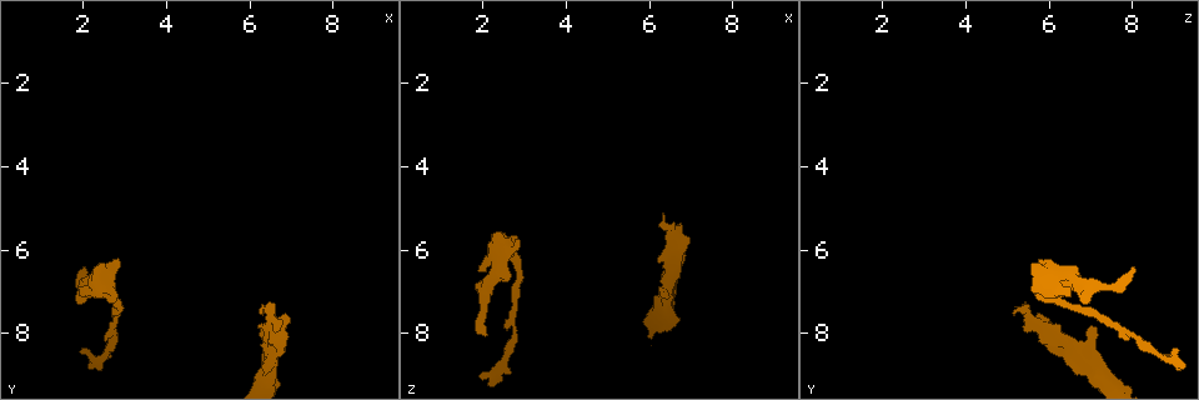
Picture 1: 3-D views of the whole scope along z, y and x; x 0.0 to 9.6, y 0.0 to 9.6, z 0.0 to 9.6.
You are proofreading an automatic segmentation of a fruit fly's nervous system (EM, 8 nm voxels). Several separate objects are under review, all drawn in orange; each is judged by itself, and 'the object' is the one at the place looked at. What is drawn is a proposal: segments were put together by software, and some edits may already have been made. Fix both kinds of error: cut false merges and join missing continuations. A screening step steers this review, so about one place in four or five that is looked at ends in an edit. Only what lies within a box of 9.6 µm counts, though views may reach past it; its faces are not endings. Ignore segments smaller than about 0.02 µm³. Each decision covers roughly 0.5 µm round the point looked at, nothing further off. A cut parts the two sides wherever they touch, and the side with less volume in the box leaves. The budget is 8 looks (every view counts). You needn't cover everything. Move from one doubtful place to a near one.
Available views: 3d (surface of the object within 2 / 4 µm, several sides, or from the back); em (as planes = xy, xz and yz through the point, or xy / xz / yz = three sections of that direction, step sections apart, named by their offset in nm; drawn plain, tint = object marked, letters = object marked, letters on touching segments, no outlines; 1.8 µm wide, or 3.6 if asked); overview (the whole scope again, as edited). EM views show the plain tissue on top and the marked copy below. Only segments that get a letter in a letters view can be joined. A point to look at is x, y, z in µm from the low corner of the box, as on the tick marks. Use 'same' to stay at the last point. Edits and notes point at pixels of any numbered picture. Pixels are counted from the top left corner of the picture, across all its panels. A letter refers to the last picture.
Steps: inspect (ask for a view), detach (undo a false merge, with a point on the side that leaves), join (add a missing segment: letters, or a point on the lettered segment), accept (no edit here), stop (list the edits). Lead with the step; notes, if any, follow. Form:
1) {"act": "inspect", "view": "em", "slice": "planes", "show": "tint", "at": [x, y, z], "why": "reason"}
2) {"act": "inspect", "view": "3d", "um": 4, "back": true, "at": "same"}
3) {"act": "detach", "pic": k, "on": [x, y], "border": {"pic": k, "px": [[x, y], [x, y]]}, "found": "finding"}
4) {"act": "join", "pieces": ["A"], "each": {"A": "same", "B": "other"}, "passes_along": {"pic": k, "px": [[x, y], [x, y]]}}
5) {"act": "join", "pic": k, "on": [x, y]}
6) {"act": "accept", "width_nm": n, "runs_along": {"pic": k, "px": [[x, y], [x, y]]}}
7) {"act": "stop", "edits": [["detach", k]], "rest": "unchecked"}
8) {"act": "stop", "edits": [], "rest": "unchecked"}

{"act": "inspect", "view": "em", "um": 3.6, "slice": "xy", "step": 16, "show": "letters", "at": [2.00, 7.10, 6.50], "why": "an open end"}

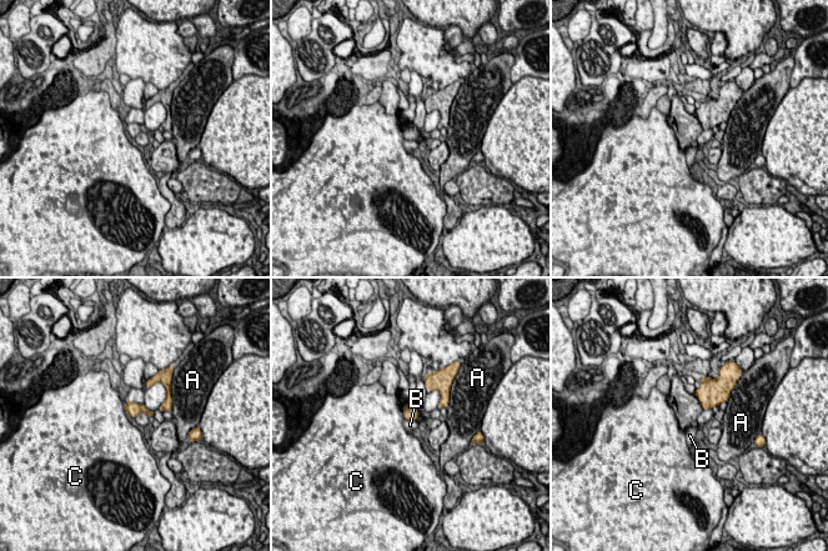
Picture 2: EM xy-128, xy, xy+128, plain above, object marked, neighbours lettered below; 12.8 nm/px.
{"act": "inspect", "view": "em", "um": 3.6, "slice": "planes", "show": "letters", "at": "same", "why": "another direction"}

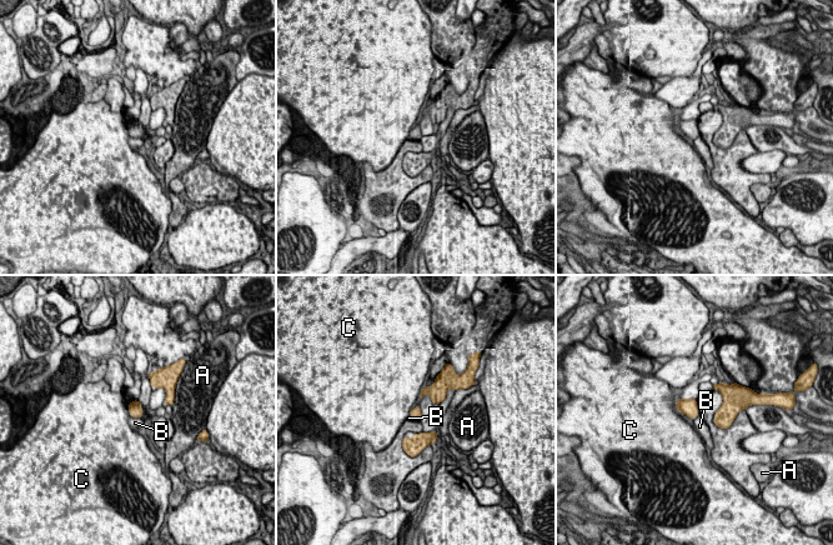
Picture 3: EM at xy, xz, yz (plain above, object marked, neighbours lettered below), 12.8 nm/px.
{"act": "accept", "width_nm": 130, "each": {"A": "other", "B": "other", "C": "other"}, "border": {"pic": 3, "px": [[131, 416], [141, 418]]}, "found": "no lettered segment goes on from it"}

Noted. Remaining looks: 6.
{"act": "inspect", "view": "em", "slice": "planes", "show": "letters", "at": [1.95, 8.40, 9.10], "why": "thin end"}

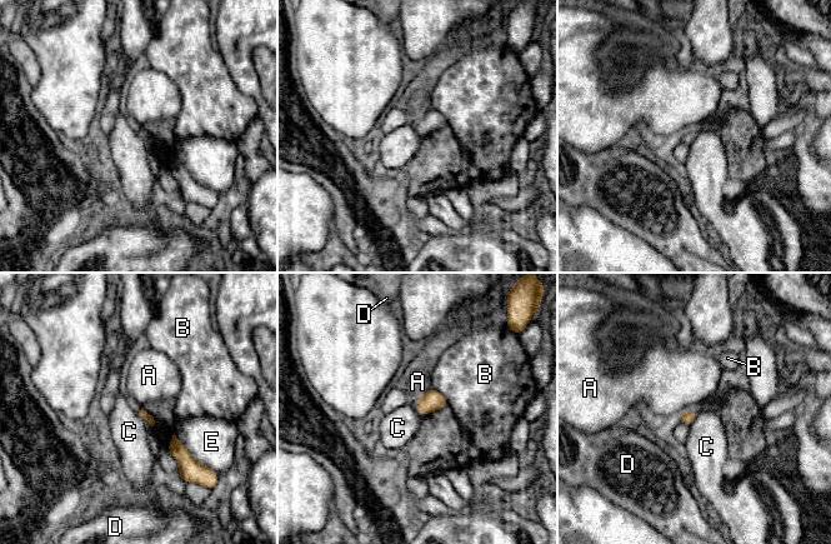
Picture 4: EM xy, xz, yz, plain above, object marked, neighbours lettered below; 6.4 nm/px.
{"act": "accept", "each": {"A": "other", "B": "other", "C": "other", "D": "other", "E": "other"}, "border": {"pic": 4, "px": [[138, 412], [151, 427]]}, "found": "none of them fits"}

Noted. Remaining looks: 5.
{"act": "inspect", "view": "em", "slice": "yz", "step": 16, "show": "tint", "at": [6.30, 7.90, 7.15], "why": "branch stops here"}

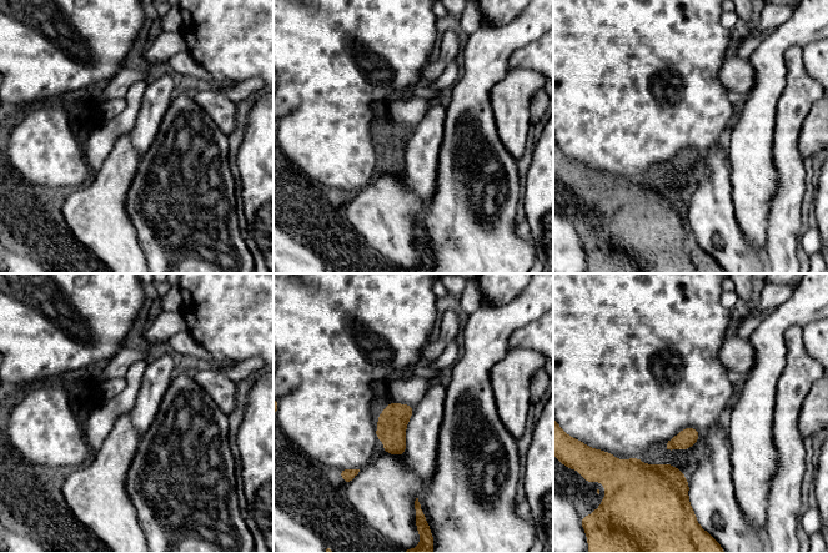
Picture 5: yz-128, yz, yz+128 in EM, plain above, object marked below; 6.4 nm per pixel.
{"act": "inspect", "view": "em", "slice": "planes", "show": "letters", "at": "same"}

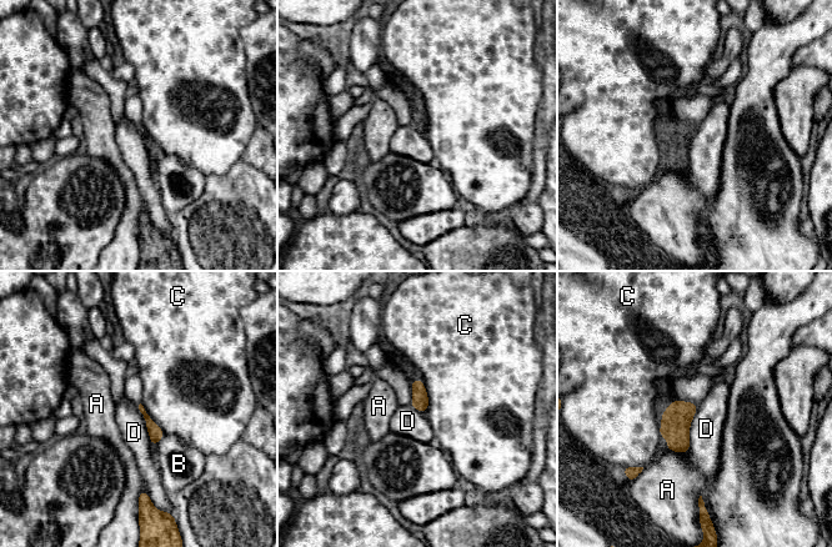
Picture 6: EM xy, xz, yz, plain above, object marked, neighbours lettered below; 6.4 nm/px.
{"act": "accept", "each": {"A": "other", "B": "other", "C": "other", "D": "other"}, "border": {"pic": 6, "px": [[697, 405], [690, 425], [688, 450]]}, "found": "no lettered segment goes on from it"}

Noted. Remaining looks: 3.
{"act": "inspect", "view": "3d", "um": 4, "at": [2.10, 6.40, 8.05], "why": "an open end"}

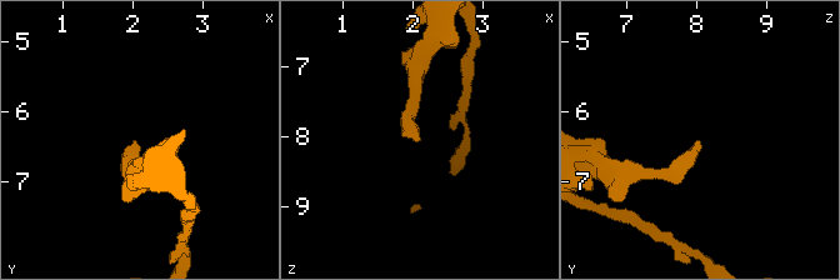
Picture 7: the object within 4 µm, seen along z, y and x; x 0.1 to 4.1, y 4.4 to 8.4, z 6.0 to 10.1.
{"act": "inspect", "view": "em", "slice": "planes", "show": "tint", "at": [2.00, 6.40, 8.00]}

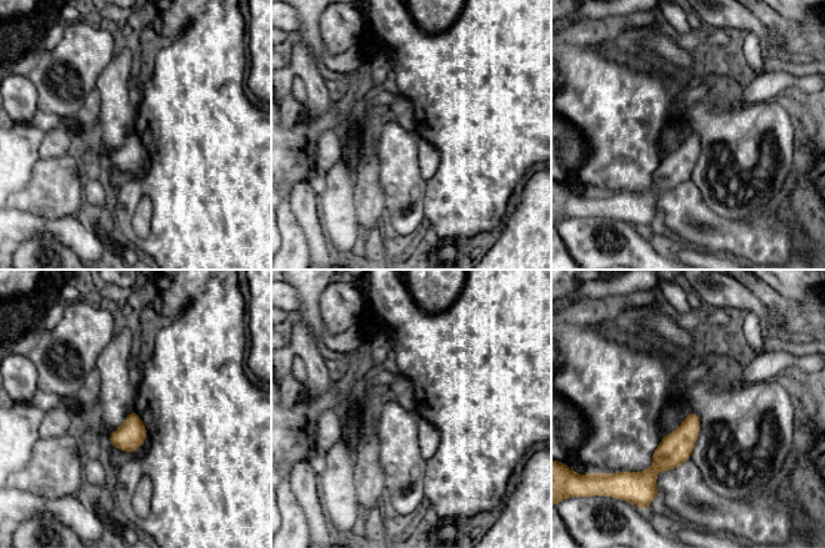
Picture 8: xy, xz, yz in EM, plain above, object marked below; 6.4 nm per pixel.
{"act": "inspect", "view": "em", "slice": "planes", "show": "letters", "at": "same", "why": "see the neighbours"}

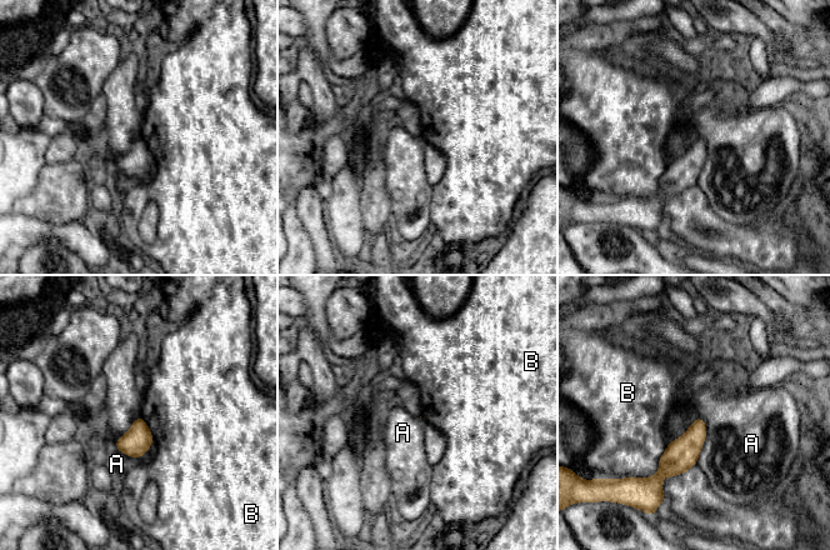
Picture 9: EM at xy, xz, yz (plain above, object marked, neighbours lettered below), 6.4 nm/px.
{"act": "accept", "each": {"A": "other", "B": "other"}, "border": {"pic": 9, "px": [[699, 415], [705, 440], [695, 464]]}, "found": "none of them fits"}

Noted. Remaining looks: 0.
{"act": "stop", "edits": [], "rest": "unchecked"}

